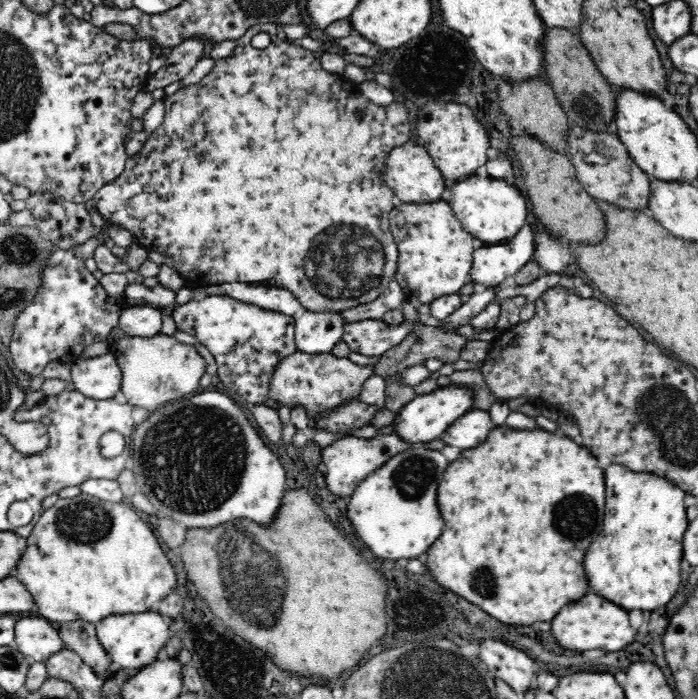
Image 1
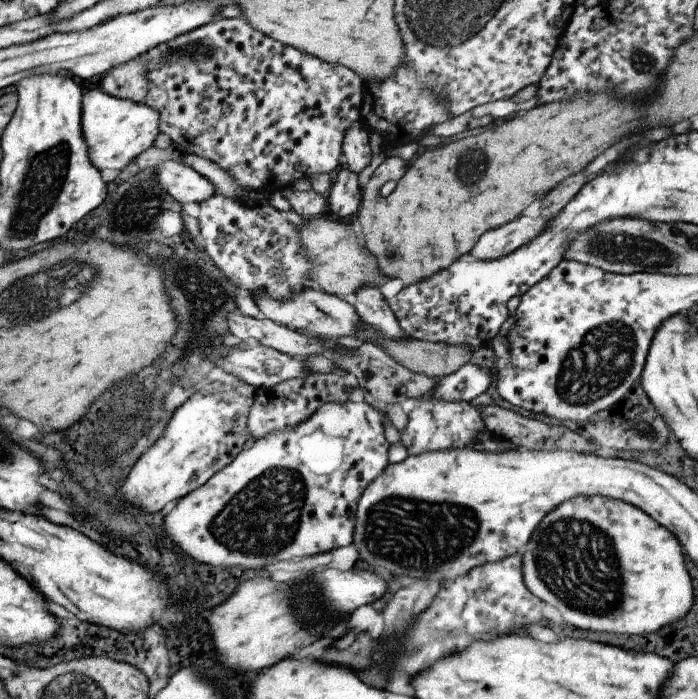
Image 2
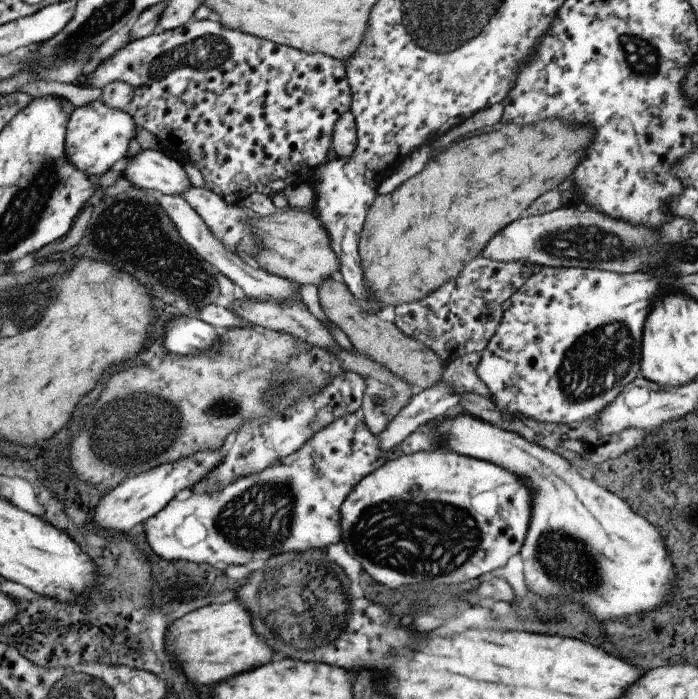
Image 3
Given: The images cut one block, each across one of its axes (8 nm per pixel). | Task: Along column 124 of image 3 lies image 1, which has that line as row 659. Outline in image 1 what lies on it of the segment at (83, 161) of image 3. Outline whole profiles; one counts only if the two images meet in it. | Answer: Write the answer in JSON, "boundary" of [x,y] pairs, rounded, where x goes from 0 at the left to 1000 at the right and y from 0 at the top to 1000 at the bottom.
{"boundary":[[[223,873],[209,876],[162,878],[150,886],[142,887],[136,894],[139,911],[159,940],[163,954],[172,957],[199,956],[223,947],[226,933],[236,926],[242,917],[242,890]]]}

